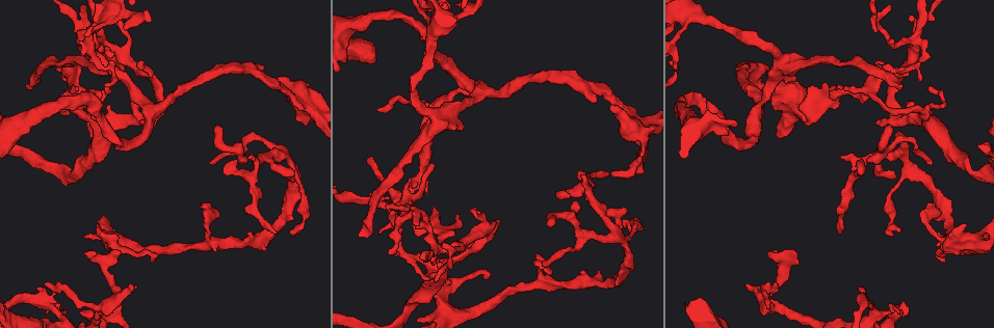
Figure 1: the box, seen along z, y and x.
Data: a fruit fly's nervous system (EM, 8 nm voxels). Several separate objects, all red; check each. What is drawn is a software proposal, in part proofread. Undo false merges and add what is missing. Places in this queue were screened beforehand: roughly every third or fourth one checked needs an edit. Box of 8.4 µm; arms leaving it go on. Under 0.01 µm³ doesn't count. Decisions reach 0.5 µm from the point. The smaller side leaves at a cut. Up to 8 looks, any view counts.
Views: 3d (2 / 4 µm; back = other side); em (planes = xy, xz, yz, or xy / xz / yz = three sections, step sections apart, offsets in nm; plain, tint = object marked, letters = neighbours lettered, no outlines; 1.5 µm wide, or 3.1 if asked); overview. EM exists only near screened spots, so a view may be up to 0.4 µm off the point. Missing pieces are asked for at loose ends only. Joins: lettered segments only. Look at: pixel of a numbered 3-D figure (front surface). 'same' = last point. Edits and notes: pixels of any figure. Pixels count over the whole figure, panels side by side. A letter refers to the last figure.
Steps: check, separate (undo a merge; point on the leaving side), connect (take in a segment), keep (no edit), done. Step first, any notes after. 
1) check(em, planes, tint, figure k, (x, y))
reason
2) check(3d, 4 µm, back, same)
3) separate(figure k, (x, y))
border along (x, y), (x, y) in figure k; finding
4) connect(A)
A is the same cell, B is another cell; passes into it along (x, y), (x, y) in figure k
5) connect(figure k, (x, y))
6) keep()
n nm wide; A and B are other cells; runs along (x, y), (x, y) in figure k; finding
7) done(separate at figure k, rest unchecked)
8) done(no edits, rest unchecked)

check(3d, 2 µm, figure 1, (479, 92))
three arms meet

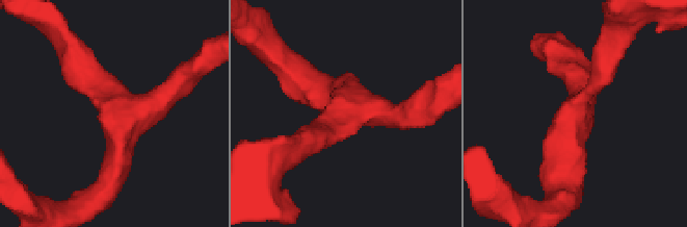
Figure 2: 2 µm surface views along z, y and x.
check(em, xy, step 8, letters, figure 2, (115, 111))
shape alone is not enough

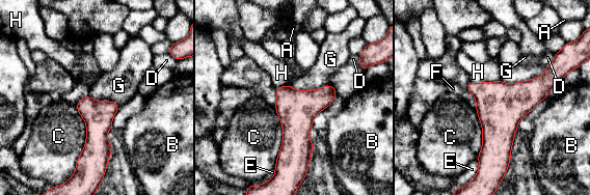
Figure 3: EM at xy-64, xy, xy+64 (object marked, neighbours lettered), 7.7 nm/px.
check(em, planes, letters, same)
cut it another way

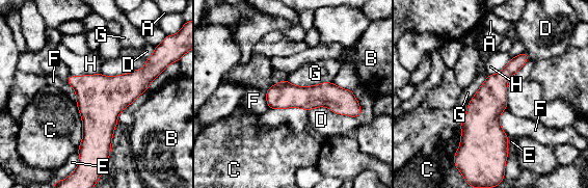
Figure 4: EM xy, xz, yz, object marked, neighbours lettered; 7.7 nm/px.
keep()
A, B, C, D, E, F, G and H are other cells; runs along (525, 55), (487, 104), (487, 154) in figure 4; one neuron here

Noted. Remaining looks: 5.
check(em, xy, step 8, letters, figure 1, (686, 25))
sudden change in width

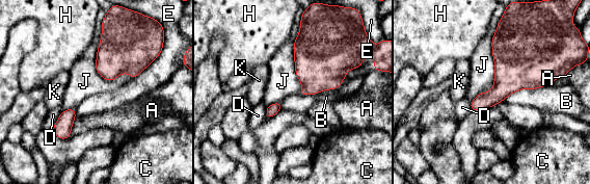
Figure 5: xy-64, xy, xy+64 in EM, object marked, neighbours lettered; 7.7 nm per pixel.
keep()
70 nm wide; J touches over 650 nm; A, B, C, D, E, H, J and K are other cells; continuous, no second neuron

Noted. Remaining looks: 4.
check(em, yz, step 8, letters, figure 1, (153, 260))
tapers out

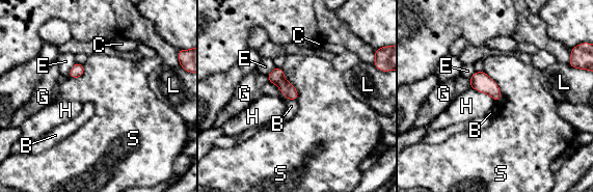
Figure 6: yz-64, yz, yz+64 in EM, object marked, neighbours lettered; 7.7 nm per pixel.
check(em, planes, letters, same)
cut it another way

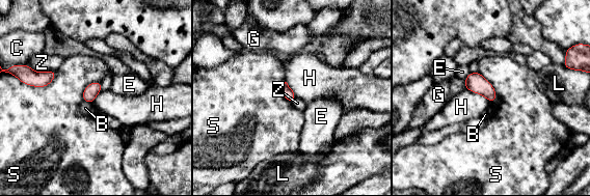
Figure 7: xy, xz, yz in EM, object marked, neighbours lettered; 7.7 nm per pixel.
keep()
90 nm wide; S touches over 280 nm; B, C, E, G, H, L, S and Z are other cells; no lettered segment goes on from it

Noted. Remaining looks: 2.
done(no edits, rest unchecked)

